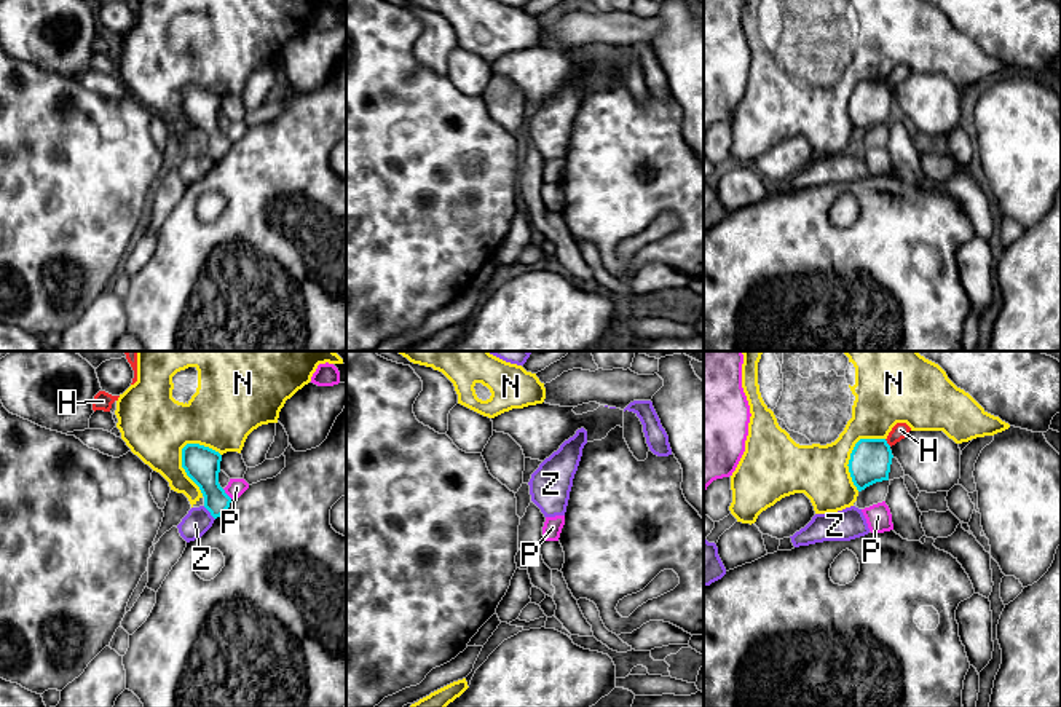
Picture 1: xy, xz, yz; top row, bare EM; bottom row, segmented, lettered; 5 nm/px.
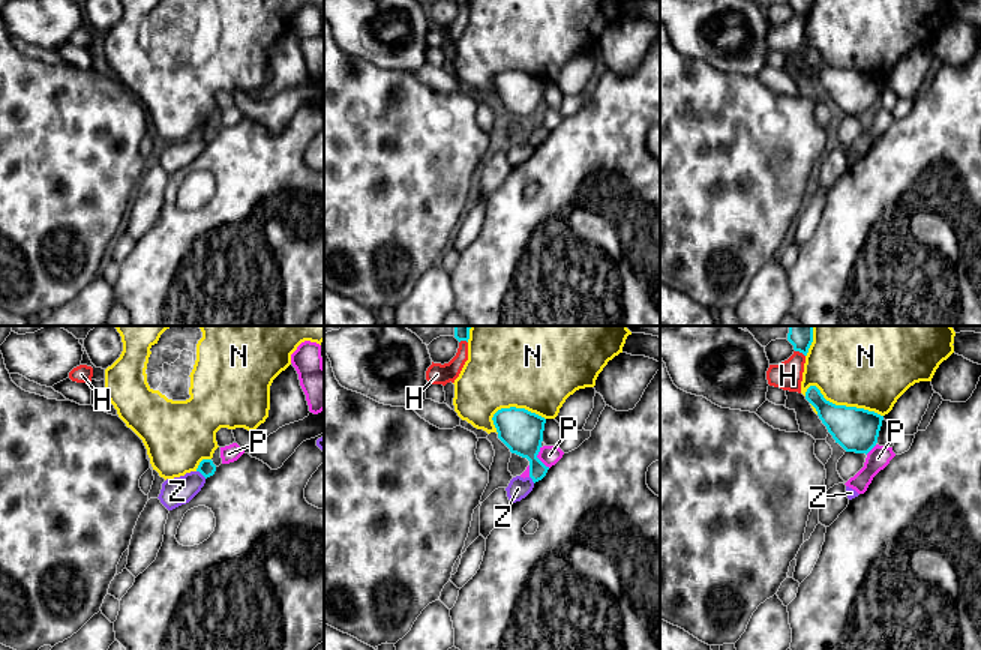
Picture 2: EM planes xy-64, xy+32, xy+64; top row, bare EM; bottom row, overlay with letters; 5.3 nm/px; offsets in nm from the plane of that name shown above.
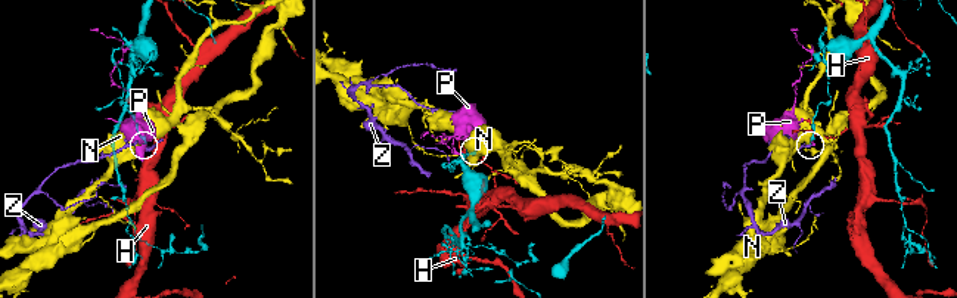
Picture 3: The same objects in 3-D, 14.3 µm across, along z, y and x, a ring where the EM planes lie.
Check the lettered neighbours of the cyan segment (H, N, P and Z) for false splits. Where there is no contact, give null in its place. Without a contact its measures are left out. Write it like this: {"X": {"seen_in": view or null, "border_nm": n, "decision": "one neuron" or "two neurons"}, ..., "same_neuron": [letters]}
{"H": {"seen_in": "yz", "border_nm": 50, "decision": "two neurons"}, "N": {"seen_in": "xy", "border_nm": 280, "decision": "two neurons"}, "P": {"seen_in": "xy", "border_nm": 80, "decision": "two neurons"}, "Z": {"seen_in": "xy", "border_nm": 90, "decision": "two neurons"}, "same_neuron": []}

